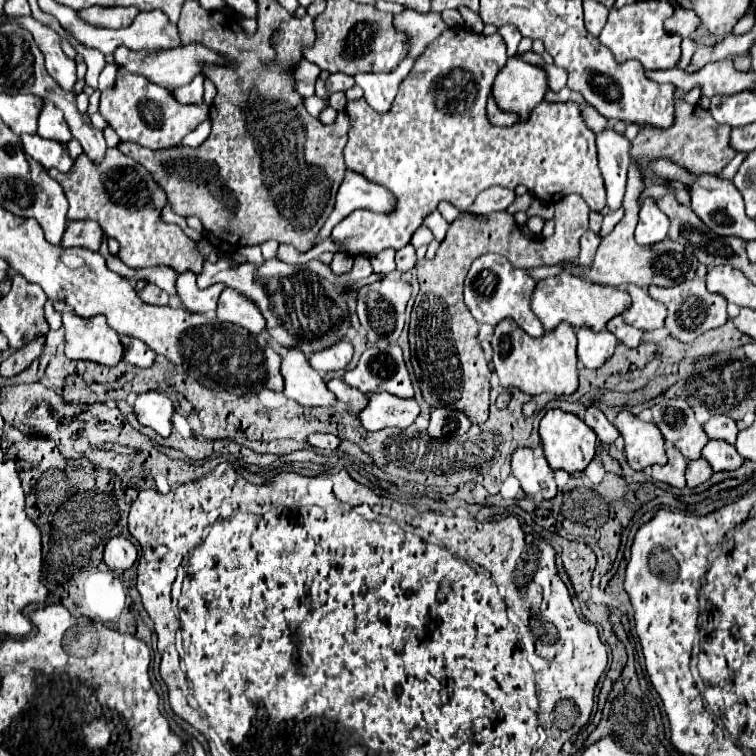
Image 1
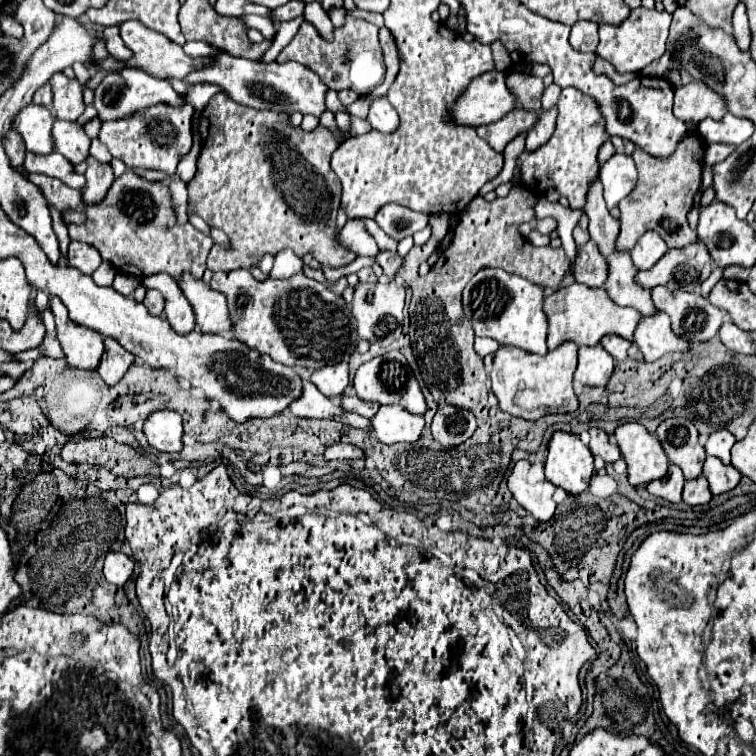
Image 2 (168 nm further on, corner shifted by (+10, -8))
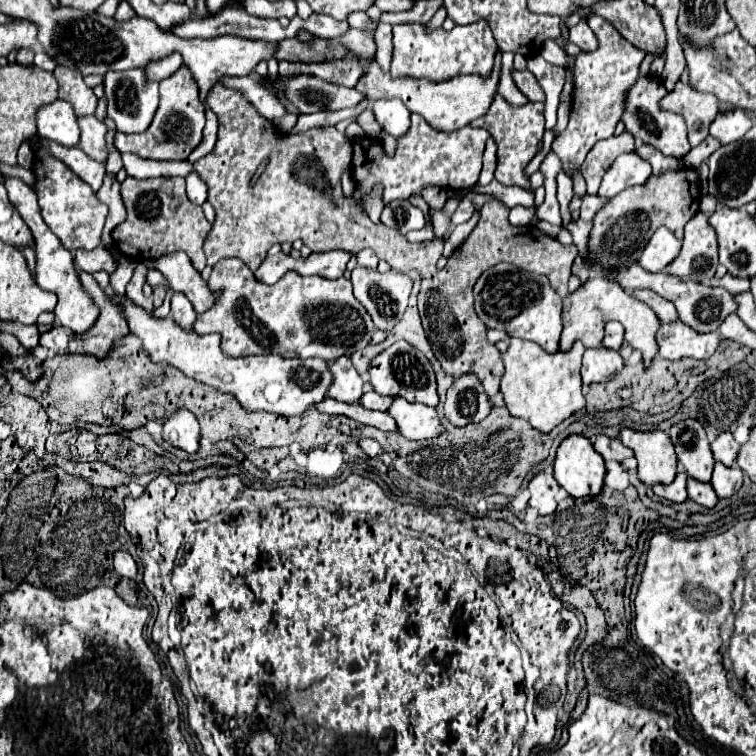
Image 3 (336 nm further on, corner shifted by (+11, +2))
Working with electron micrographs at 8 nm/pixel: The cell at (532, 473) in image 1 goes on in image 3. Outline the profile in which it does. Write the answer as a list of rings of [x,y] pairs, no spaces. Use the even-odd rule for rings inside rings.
[[[549,468],[539,472],[529,482],[527,488],[531,492],[529,506],[535,508],[541,516],[553,514],[557,510],[557,502],[559,502],[559,496],[561,496],[561,486],[557,484],[557,480],[553,478],[553,472]]]

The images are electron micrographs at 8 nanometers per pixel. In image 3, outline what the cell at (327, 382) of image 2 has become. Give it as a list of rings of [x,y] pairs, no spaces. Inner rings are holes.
[[[341,356],[339,360],[329,364],[331,374],[335,376],[329,396],[339,400],[339,402],[347,402],[347,404],[357,404],[363,396],[363,378],[359,376],[359,372],[355,370],[355,366],[351,364],[349,356]]]

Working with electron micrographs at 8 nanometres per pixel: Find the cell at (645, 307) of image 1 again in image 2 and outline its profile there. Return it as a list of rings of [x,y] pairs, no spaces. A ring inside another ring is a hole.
[[[664,312],[650,314],[650,318],[642,316],[634,330],[634,342],[648,362],[658,360],[666,352],[686,352],[690,346],[670,330],[670,318]]]

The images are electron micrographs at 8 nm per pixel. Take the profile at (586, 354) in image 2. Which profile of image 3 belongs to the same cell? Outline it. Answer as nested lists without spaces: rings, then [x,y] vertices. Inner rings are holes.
[[[605,346],[595,348],[595,350],[593,350],[593,348],[591,348],[591,350],[585,350],[583,368],[581,368],[583,384],[607,382],[607,380],[611,380],[611,376],[615,376],[621,368],[623,368],[623,358],[619,356],[619,352],[609,350],[609,348],[605,348]]]

